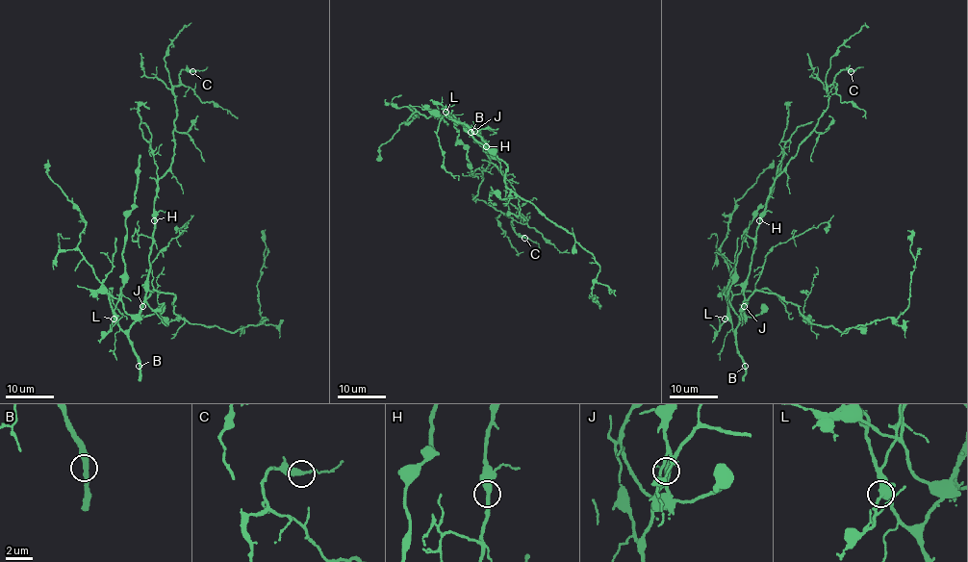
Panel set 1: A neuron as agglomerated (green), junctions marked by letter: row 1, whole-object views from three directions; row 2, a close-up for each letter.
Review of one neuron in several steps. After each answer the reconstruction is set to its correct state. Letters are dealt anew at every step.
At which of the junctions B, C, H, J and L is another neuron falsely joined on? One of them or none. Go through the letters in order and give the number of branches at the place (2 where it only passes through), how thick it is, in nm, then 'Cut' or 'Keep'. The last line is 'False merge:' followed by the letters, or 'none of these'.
B: Branches: 2. Thickness 340 nm. Keep
C: Branches: 2. Thickness 360 nm. Keep
H: Branches: 2. Thickness 360 nm. Keep
J: Branches: 2. Thickness 320 nm. Cut
L: Branches: 2. Thickness 440 nm. Keep
False merge: J

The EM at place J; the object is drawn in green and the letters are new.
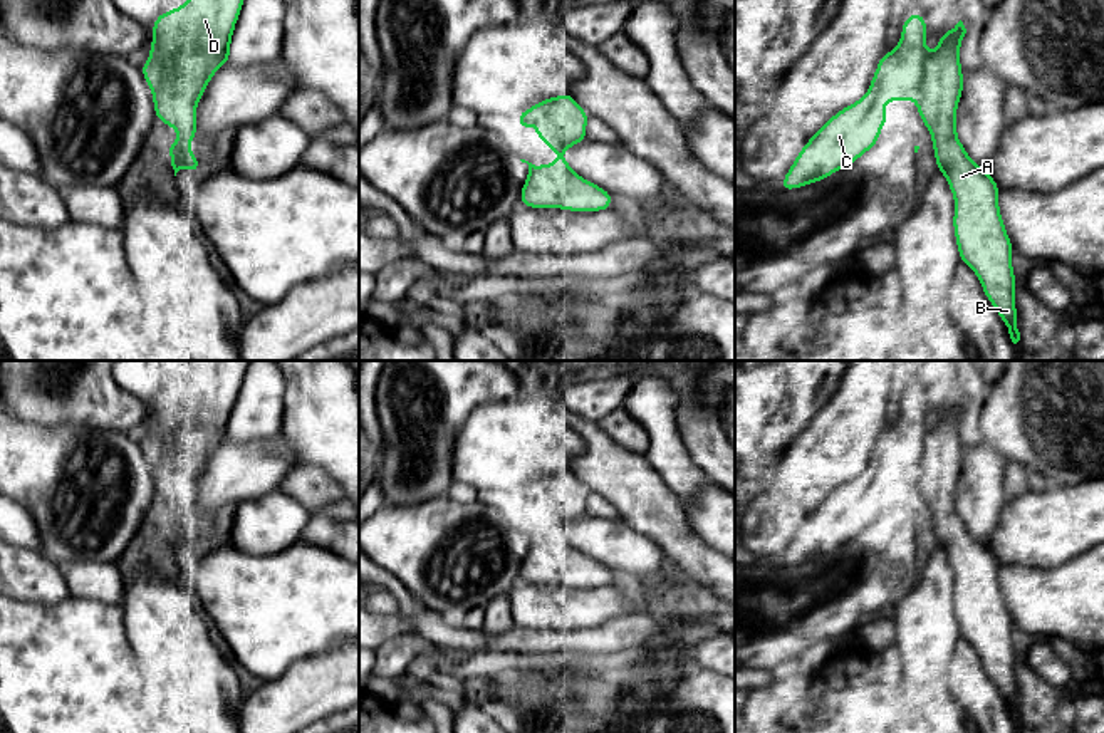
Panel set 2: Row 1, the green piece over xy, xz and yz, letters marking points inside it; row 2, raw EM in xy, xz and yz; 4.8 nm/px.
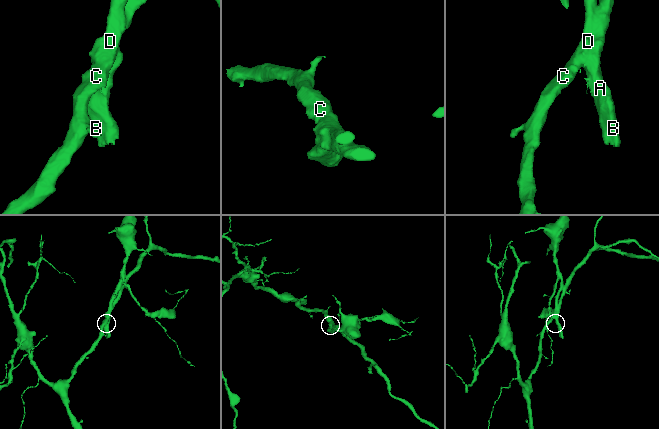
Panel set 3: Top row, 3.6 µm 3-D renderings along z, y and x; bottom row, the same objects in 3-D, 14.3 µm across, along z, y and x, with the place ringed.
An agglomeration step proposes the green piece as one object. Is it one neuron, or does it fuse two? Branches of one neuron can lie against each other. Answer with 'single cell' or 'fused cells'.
fused cells

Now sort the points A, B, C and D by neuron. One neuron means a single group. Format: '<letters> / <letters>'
A B / C D

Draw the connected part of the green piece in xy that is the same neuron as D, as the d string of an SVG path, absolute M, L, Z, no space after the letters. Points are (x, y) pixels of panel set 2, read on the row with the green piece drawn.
M186 0L181 7L159 13L151 27L149 59L141 72L153 92L154 117L161 94L180 87L174 79L174 57L188 50L206 50L216 59L230 49L243 0Z

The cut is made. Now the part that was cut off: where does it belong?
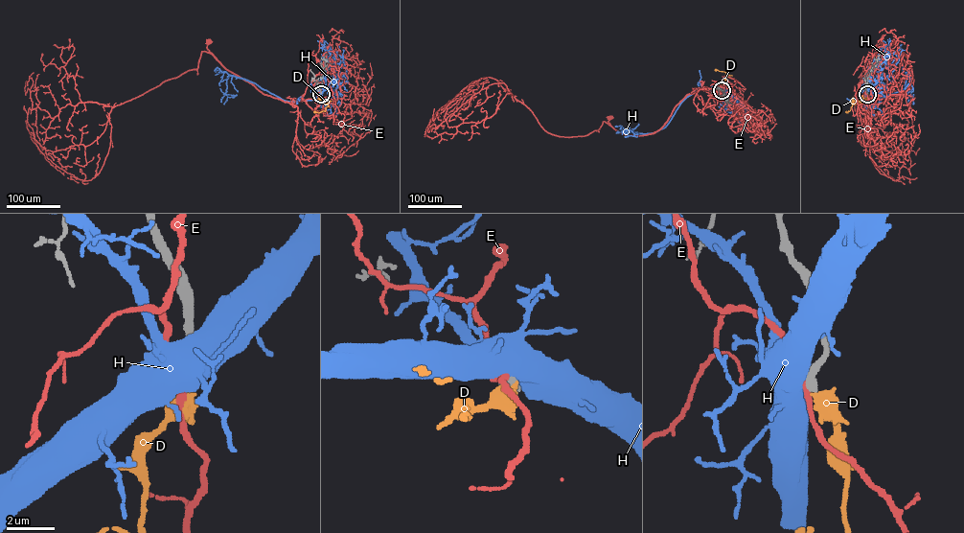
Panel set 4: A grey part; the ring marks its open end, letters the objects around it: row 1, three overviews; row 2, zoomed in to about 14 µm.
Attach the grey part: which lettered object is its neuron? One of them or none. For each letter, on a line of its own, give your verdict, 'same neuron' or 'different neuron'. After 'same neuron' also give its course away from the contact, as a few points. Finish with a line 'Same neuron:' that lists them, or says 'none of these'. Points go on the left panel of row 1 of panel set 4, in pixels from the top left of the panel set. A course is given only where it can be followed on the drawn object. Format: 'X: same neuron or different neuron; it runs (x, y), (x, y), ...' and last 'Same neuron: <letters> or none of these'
D: different neuron
E: different neuron
H: different neuron
Same neuron: none of these

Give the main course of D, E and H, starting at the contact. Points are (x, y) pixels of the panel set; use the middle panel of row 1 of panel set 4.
D: (722, 90), (719, 90), (719, 86), (729, 75), (716, 70)
E: (722, 90), (704, 87), (688, 93), (659, 129), (647, 134), (622, 133), (610, 125), (609, 118)
H: (722, 90), (705, 89), (698, 82), (664, 127), (628, 136), (627, 129), (637, 134)

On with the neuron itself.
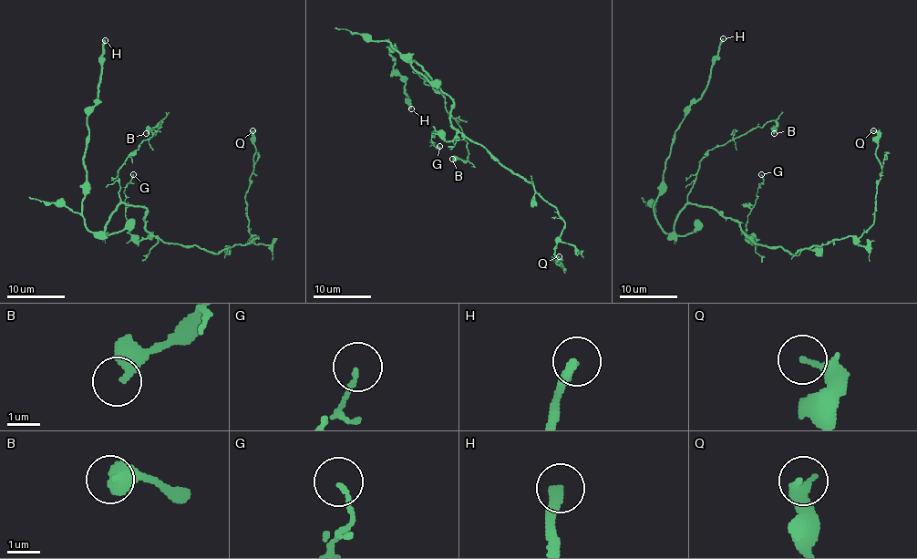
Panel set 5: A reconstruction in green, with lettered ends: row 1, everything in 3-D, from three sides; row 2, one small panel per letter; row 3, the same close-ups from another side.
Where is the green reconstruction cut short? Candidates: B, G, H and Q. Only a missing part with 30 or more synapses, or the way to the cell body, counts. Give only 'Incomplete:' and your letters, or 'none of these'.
Incomplete: H

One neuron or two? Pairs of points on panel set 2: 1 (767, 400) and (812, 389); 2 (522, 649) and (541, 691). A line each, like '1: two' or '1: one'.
1: two
2: two

